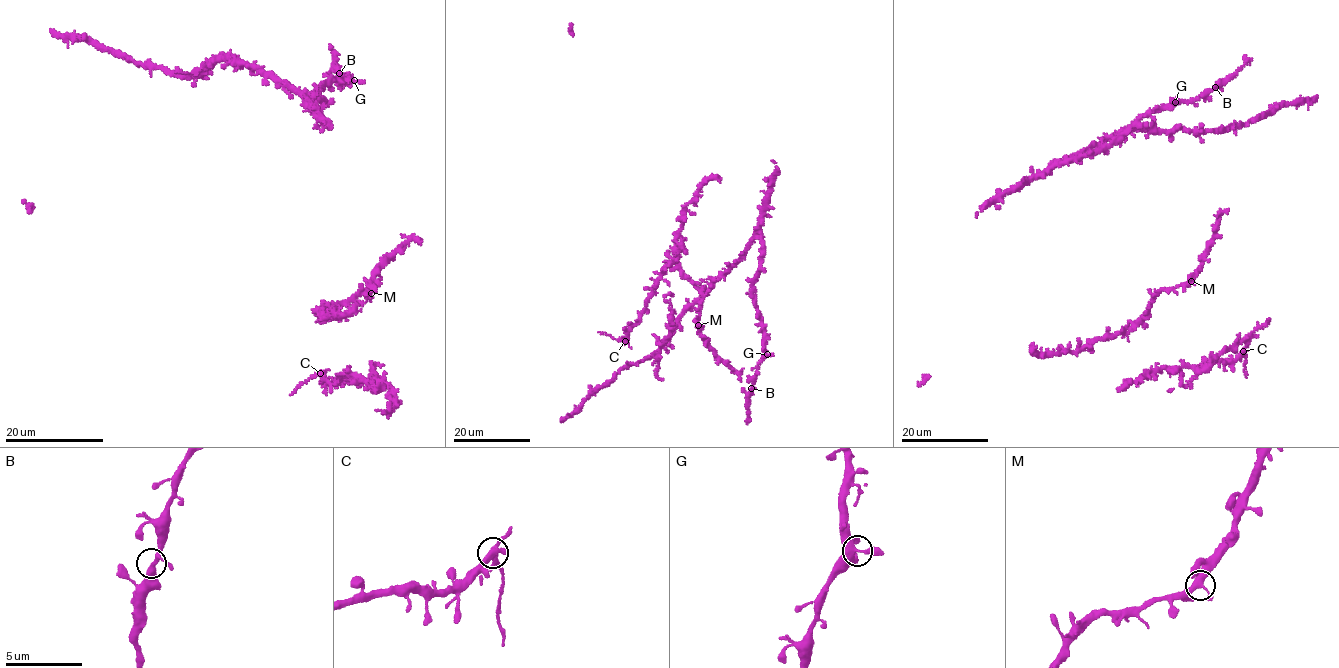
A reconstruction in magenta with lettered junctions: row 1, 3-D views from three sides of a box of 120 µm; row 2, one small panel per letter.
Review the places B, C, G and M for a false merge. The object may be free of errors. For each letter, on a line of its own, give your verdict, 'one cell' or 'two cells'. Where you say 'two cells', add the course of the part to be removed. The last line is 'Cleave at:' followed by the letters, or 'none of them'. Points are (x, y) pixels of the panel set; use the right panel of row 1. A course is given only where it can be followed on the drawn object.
B: one cell
C: two cells; foreign part runs (1242, 351), (1246, 356), (1245, 378)
G: one cell
M: one cell
Cleave at: C

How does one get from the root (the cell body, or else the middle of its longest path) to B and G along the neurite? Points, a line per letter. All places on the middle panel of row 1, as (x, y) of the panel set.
B: (764, 339), (762, 357), (751, 388)
G: (764, 339), (767, 354)

